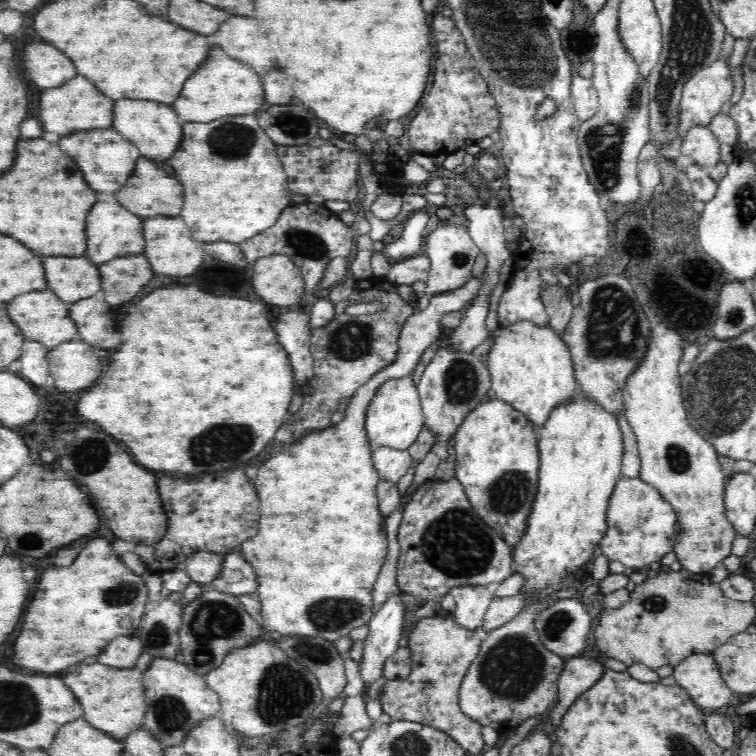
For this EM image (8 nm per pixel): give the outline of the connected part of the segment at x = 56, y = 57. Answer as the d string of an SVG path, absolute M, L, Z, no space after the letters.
M44 42L24 46L22 68L26 78L38 88L56 88L76 76L70 60Z

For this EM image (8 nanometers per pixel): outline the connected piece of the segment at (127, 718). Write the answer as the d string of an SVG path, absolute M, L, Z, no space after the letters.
M94 662L78 664L74 670L62 674L62 680L76 695L82 705L82 716L94 728L108 733L108 736L122 740L132 729L145 720L147 704L142 672L136 666L118 668Z

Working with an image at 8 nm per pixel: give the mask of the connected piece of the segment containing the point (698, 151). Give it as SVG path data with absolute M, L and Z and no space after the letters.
M706 126L690 127L677 148L682 155L690 156L694 165L709 168L721 162L721 143Z

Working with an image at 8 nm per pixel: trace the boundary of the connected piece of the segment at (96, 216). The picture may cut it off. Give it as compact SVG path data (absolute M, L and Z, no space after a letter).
M96 200L86 214L84 232L86 232L85 255L94 263L102 264L115 256L135 255L143 251L141 219L118 202Z

